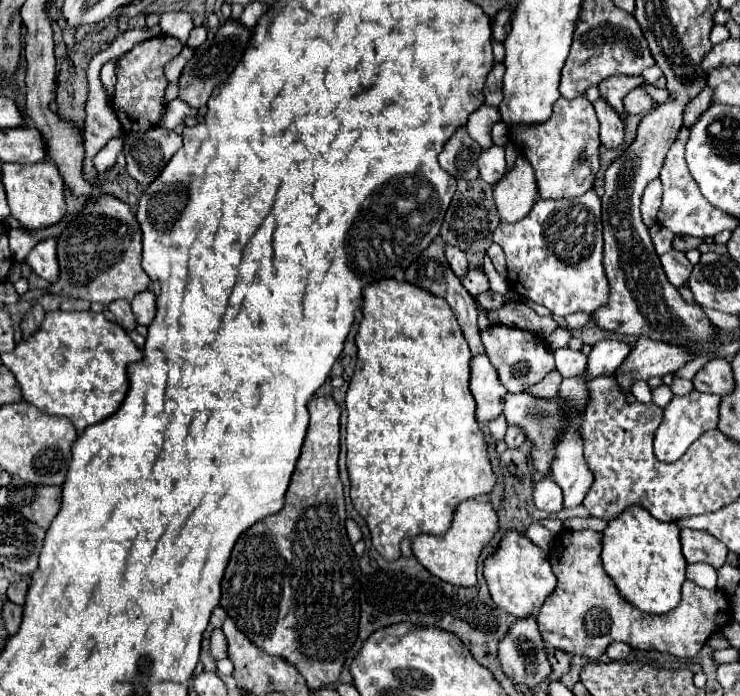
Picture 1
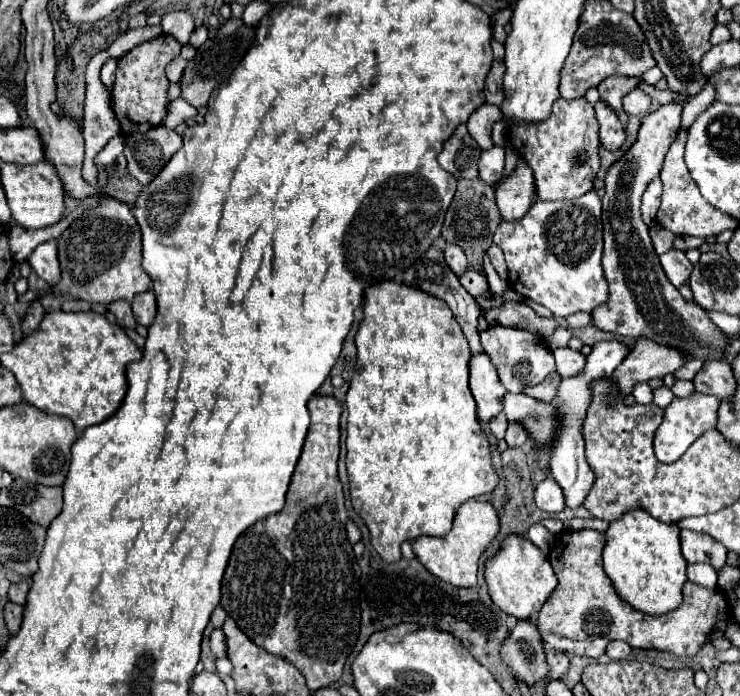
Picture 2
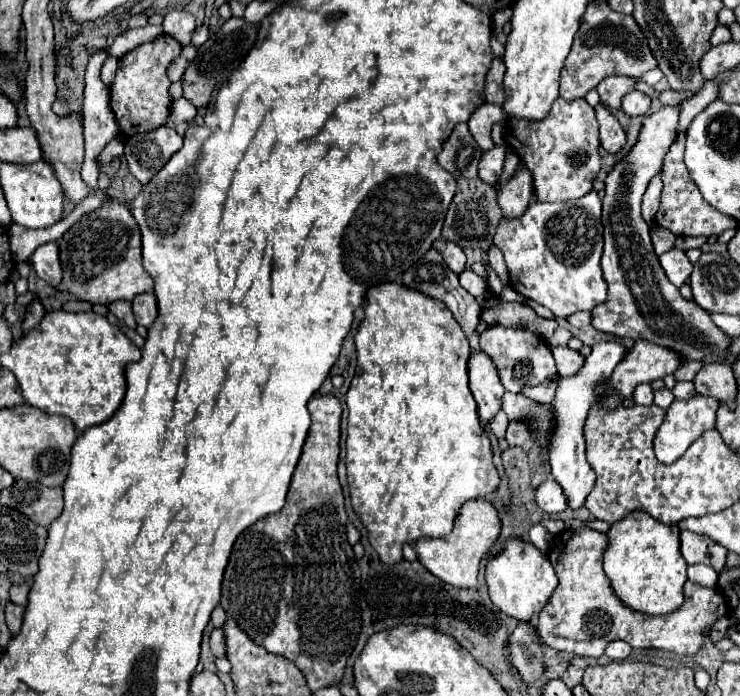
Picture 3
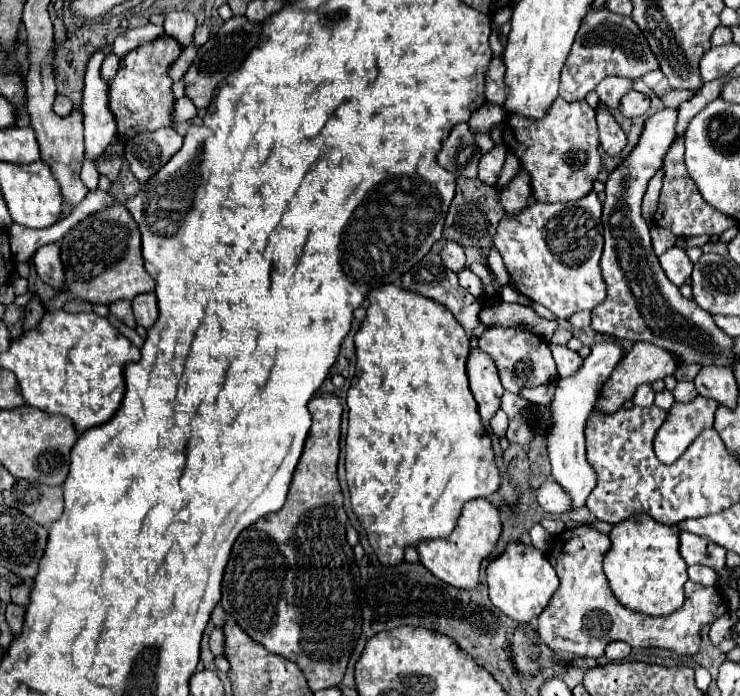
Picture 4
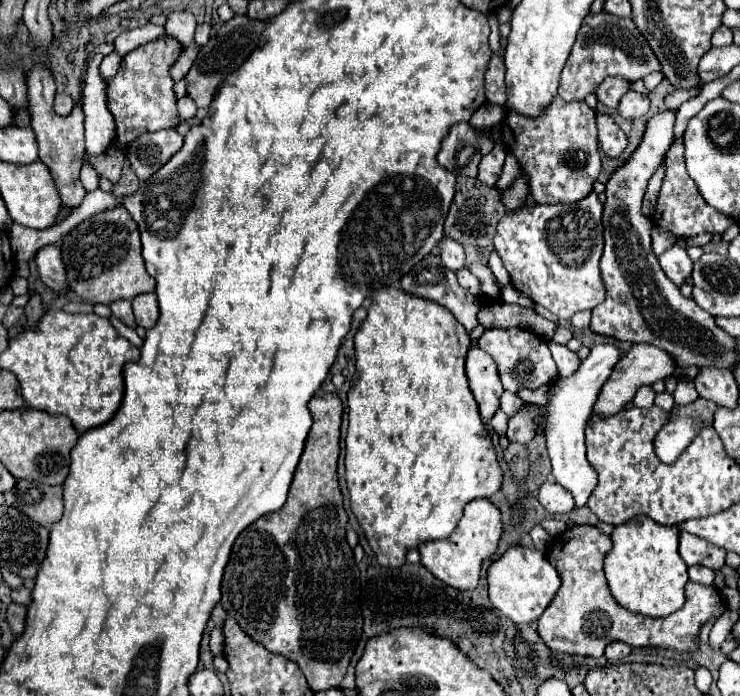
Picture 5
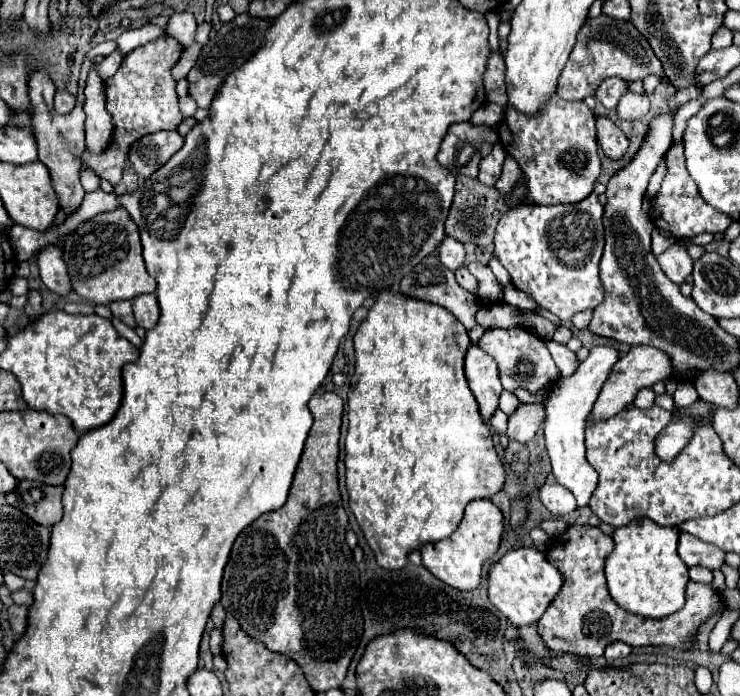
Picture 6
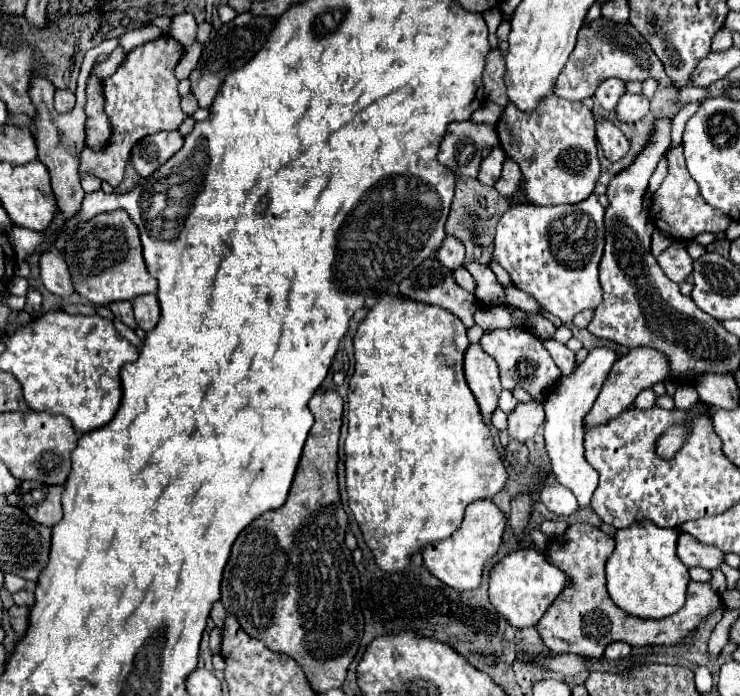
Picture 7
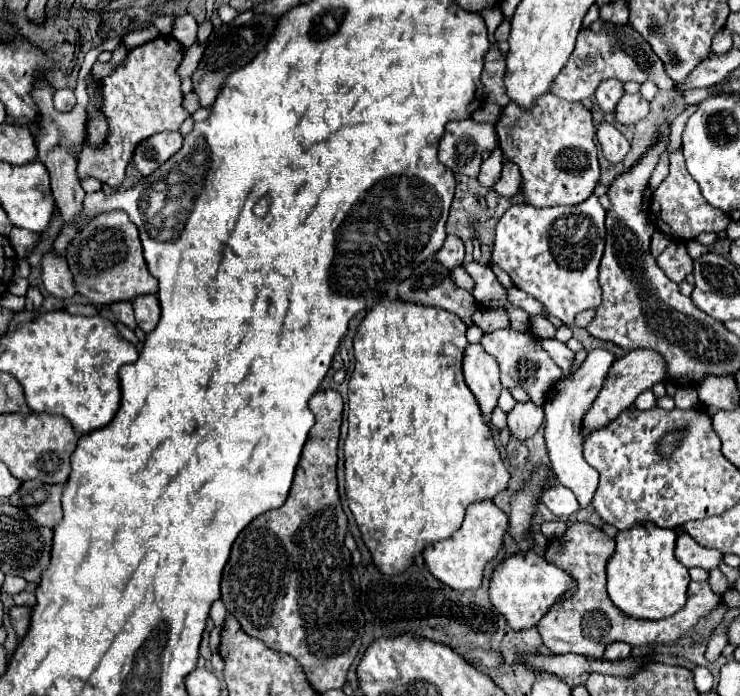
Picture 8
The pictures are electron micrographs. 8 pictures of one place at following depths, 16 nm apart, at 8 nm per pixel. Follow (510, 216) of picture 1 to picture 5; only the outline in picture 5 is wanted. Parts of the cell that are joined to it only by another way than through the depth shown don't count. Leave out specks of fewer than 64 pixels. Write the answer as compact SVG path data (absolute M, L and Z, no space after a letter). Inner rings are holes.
M524 172L516 178L516 184L512 184L512 188L508 188L508 192L502 192L502 204L506 208L506 212L516 212L520 210L524 204L528 204L528 176L524 176Z

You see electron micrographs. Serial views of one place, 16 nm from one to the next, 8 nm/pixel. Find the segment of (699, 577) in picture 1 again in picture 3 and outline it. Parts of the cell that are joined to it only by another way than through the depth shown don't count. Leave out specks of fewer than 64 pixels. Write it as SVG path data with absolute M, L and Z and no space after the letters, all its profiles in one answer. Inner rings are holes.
M704 564L688 566L688 580L706 588L714 588L718 580L718 572L714 568L706 568Z

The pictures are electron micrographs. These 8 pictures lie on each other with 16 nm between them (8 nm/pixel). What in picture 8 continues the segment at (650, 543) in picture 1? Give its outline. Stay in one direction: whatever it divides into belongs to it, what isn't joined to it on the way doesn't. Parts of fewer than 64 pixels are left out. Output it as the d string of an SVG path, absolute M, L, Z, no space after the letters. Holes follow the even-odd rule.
M640 522L628 530L618 530L616 550L608 560L608 594L612 602L632 618L662 620L676 614L686 604L688 568L674 554L676 530L658 528L652 522Z

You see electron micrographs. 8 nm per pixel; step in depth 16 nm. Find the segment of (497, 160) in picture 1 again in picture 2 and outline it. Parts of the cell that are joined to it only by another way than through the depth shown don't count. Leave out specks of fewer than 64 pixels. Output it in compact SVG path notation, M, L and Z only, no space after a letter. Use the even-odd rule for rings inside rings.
M492 146L490 150L484 150L478 160L478 168L480 178L494 186L504 174L504 146Z

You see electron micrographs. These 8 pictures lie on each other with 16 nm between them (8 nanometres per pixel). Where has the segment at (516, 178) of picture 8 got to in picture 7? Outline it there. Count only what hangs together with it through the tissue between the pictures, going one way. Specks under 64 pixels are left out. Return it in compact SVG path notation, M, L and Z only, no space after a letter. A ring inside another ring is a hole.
M506 160L506 162L504 162L502 176L500 176L500 180L494 184L494 188L496 188L504 198L508 198L508 196L512 196L512 192L516 192L516 188L518 188L520 182L522 182L520 168L516 166L516 162Z

